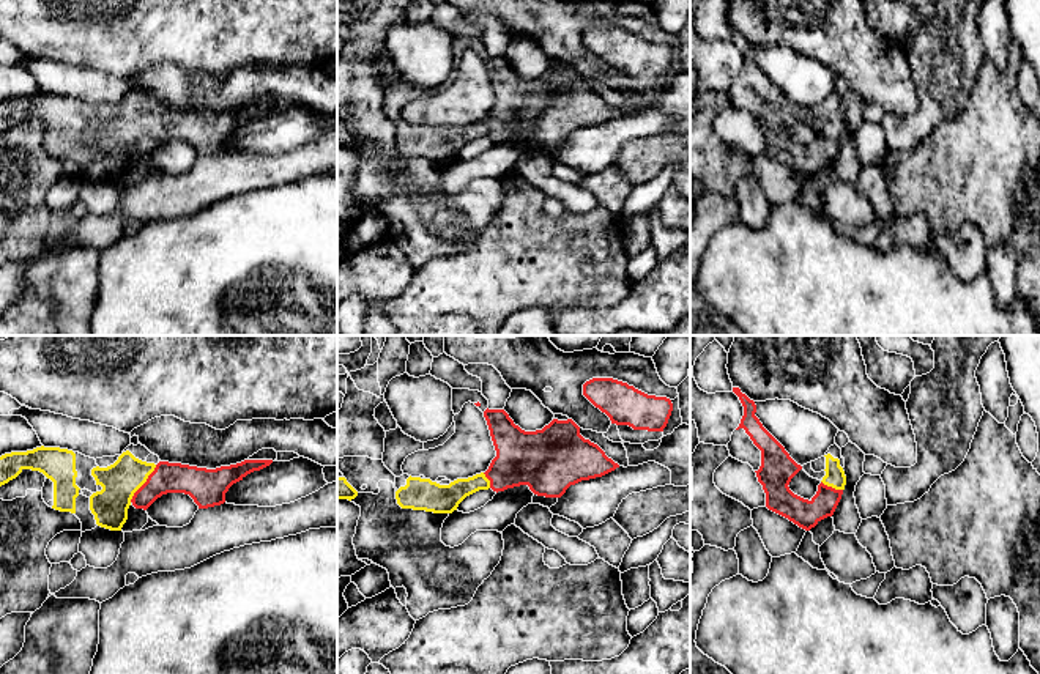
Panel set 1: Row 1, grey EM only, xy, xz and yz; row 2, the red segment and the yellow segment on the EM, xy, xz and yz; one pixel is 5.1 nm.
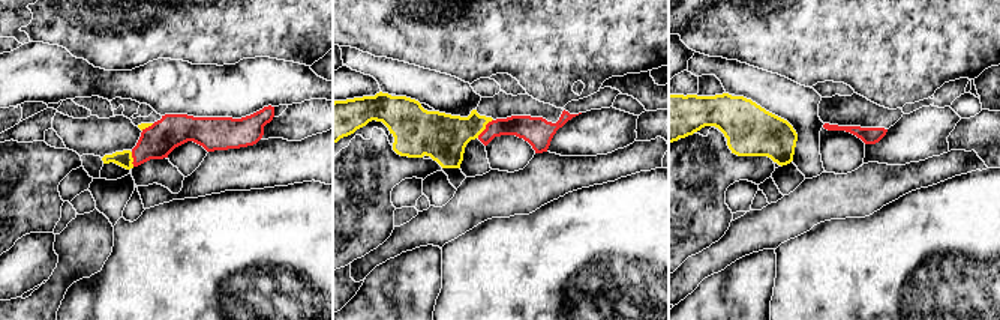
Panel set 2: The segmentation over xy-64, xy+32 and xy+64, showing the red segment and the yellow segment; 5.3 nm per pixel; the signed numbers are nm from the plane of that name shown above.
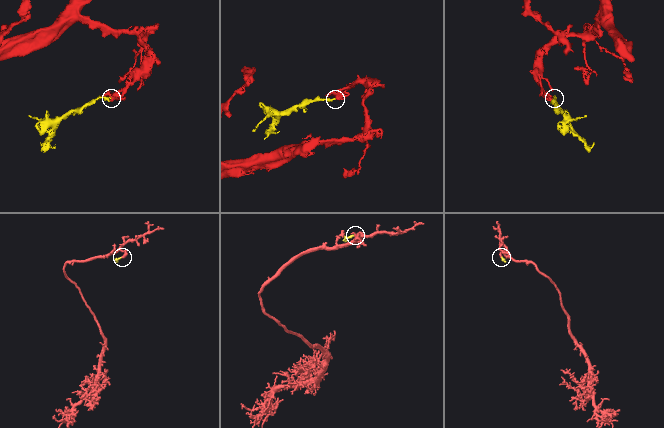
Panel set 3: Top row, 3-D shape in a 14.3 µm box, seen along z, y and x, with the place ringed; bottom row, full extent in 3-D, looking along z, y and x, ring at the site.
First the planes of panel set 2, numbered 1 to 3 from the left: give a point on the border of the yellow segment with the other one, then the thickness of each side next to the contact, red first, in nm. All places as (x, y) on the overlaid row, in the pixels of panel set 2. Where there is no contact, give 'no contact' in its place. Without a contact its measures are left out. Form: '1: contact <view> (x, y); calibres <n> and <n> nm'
1: contact xy-64 (134, 160); calibres 190 and 90 nm
2: contact xy+32 (486, 128); calibres 140 and 260 nm
3: no contact

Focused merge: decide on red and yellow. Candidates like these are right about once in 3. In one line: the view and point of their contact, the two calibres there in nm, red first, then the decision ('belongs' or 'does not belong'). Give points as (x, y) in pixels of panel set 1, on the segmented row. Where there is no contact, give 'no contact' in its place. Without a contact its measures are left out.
contact xy (144, 484); calibres 160 and 190 nm; belongs

